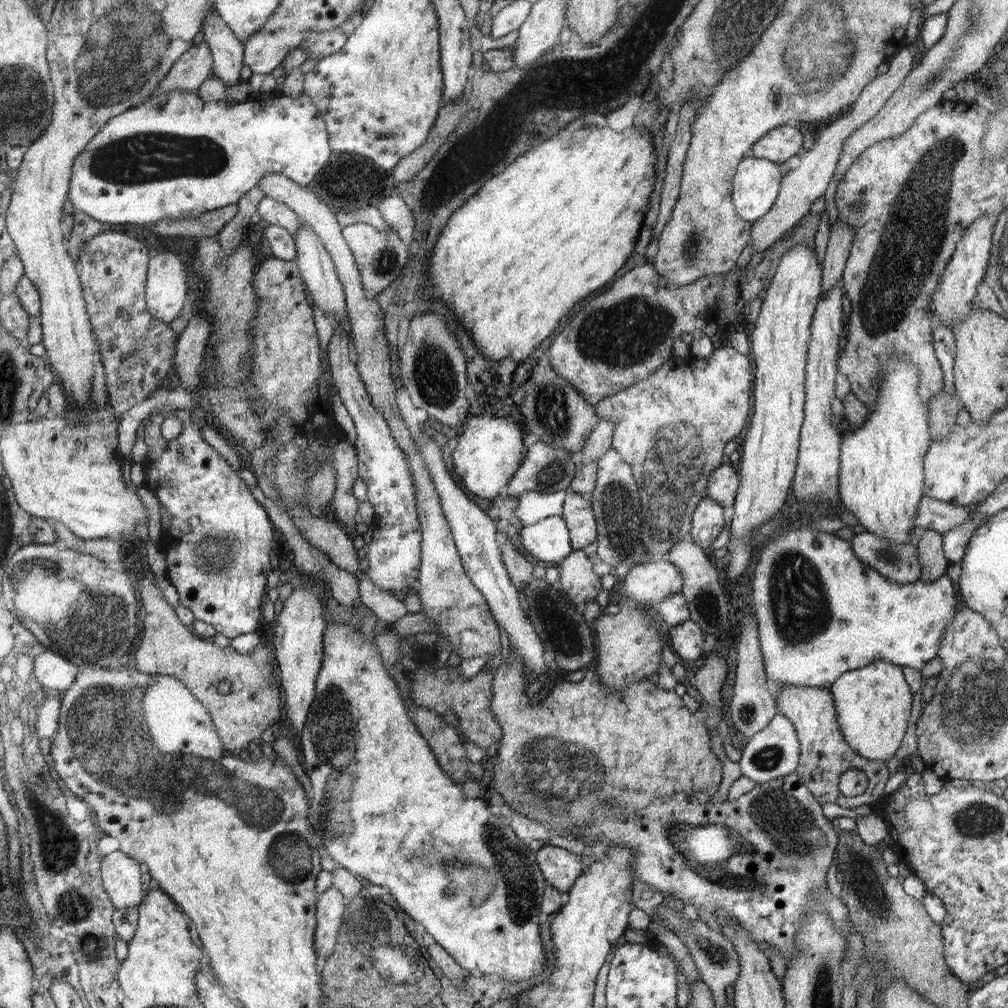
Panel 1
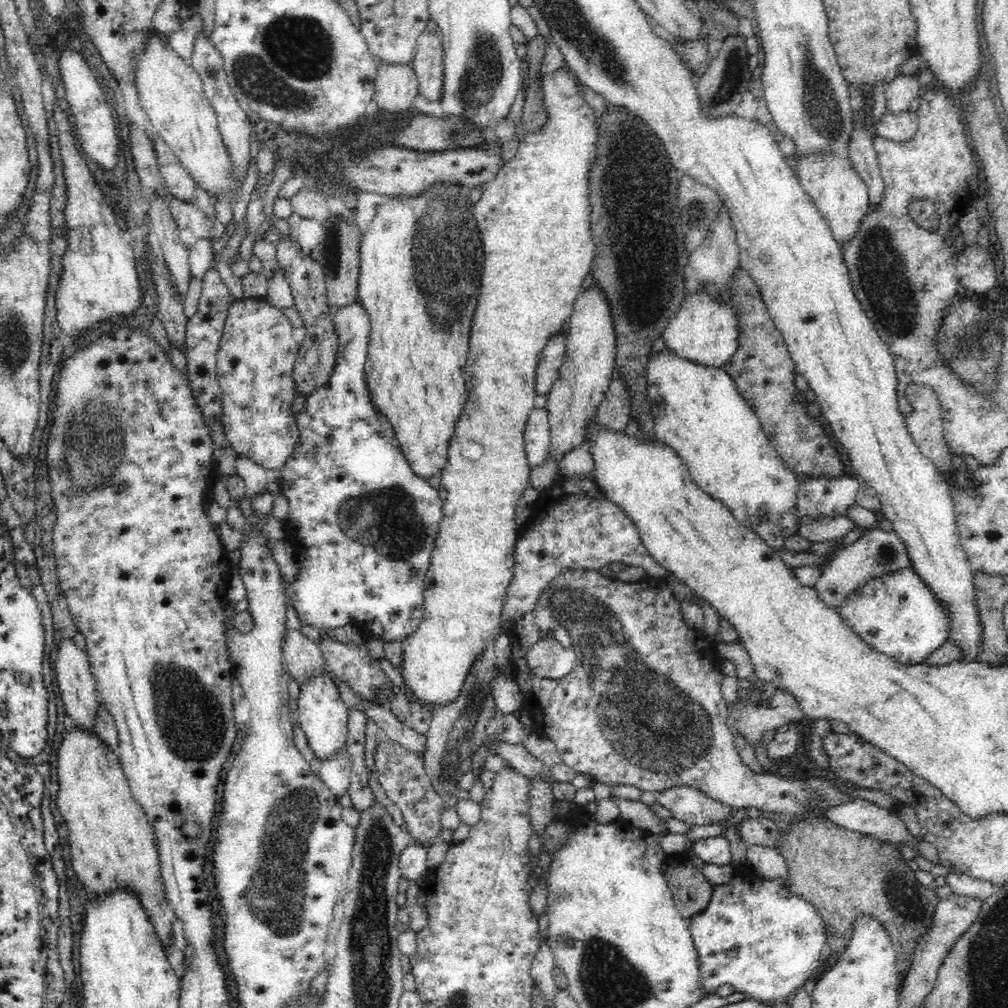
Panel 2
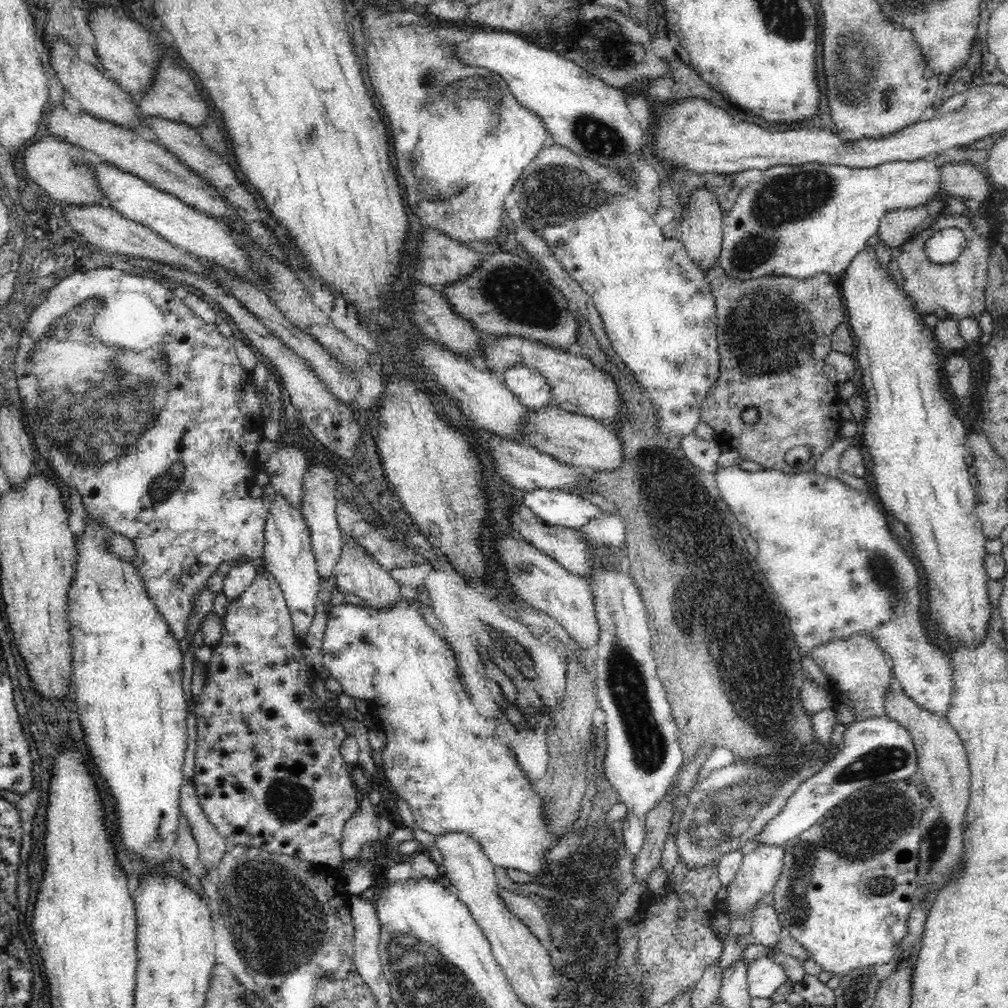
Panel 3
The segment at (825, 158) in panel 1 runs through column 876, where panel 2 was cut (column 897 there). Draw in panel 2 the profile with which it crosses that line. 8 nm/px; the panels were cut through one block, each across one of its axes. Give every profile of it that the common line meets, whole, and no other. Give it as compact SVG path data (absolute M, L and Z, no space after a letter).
M897 76L886 86L886 107L891 114L902 114L909 110L911 102L922 94L916 76Z

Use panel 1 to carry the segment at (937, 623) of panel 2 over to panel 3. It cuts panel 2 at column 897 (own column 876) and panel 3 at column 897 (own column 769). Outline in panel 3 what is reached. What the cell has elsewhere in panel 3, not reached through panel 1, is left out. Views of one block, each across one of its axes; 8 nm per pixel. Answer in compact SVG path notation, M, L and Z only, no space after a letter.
M734 465L729 467L717 467L714 472L715 481L717 482L719 493L724 502L730 507L730 510L736 515L738 523L744 524L749 530L750 536L754 538L758 546L758 554L755 556L756 562L760 564L760 568L764 570L764 574L768 578L770 589L774 593L779 604L786 610L788 622L792 626L794 638L798 642L798 648L802 650L802 654L810 652L826 642L832 642L835 638L846 638L852 633L870 633L872 637L881 644L881 650L886 654L890 667L893 670L893 678L898 682L904 693L918 705L924 709L930 709L937 714L947 714L951 705L951 690L953 685L953 666L950 664L950 657L946 653L942 653L940 645L934 643L934 638L927 636L927 630L922 623L922 606L924 606L924 597L918 597L918 583L922 583L922 576L919 574L917 566L911 560L910 555L906 554L906 550L894 539L893 531L890 528L890 521L885 517L885 511L880 510L878 502L871 498L870 494L858 491L850 485L822 474L814 473L813 469L803 470L798 474L788 474L779 470L762 469L758 471L744 470Z

